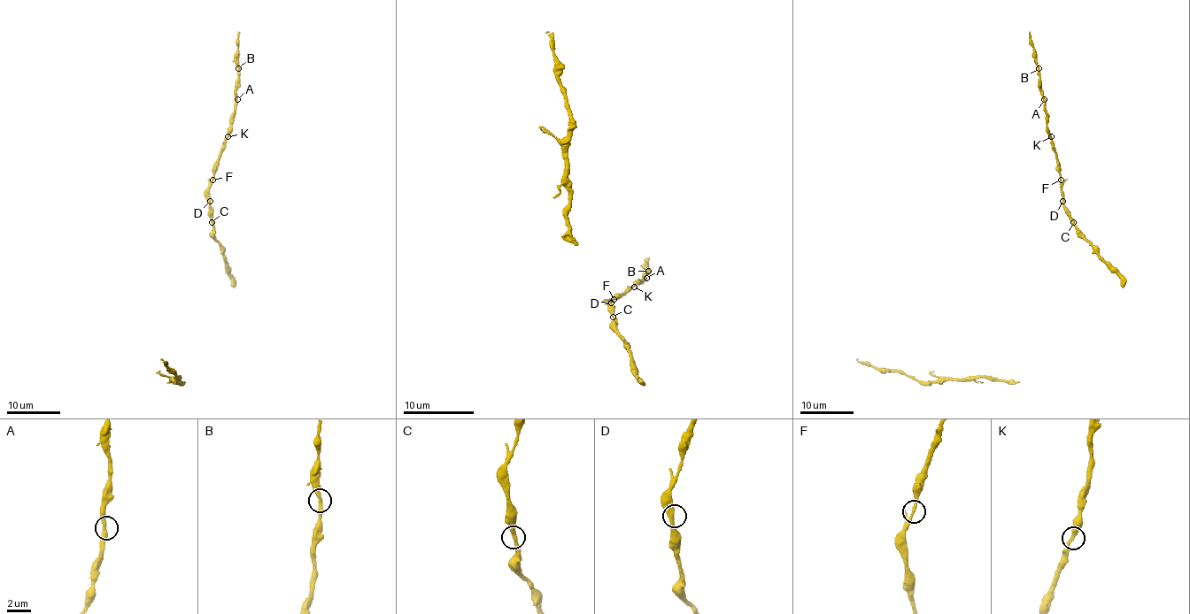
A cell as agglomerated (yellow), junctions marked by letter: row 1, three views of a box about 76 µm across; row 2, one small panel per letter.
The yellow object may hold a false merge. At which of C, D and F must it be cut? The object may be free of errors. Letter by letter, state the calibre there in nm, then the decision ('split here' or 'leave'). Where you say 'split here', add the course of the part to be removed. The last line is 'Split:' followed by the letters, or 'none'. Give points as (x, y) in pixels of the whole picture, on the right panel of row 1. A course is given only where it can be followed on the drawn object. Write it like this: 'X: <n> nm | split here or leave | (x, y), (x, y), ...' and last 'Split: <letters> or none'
C: 320 nm | leave
D: 360 nm | leave
F: 170 nm | leave
Split: none

